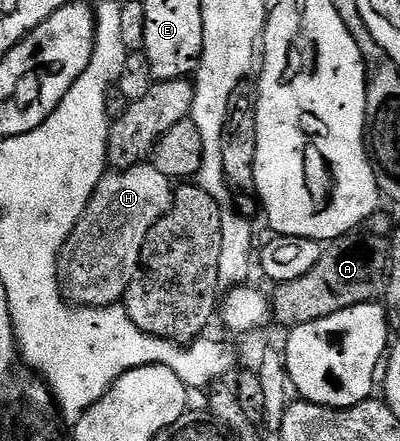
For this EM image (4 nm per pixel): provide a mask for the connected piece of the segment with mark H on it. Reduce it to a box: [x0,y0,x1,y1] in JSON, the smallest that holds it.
[58,162,173,308]

